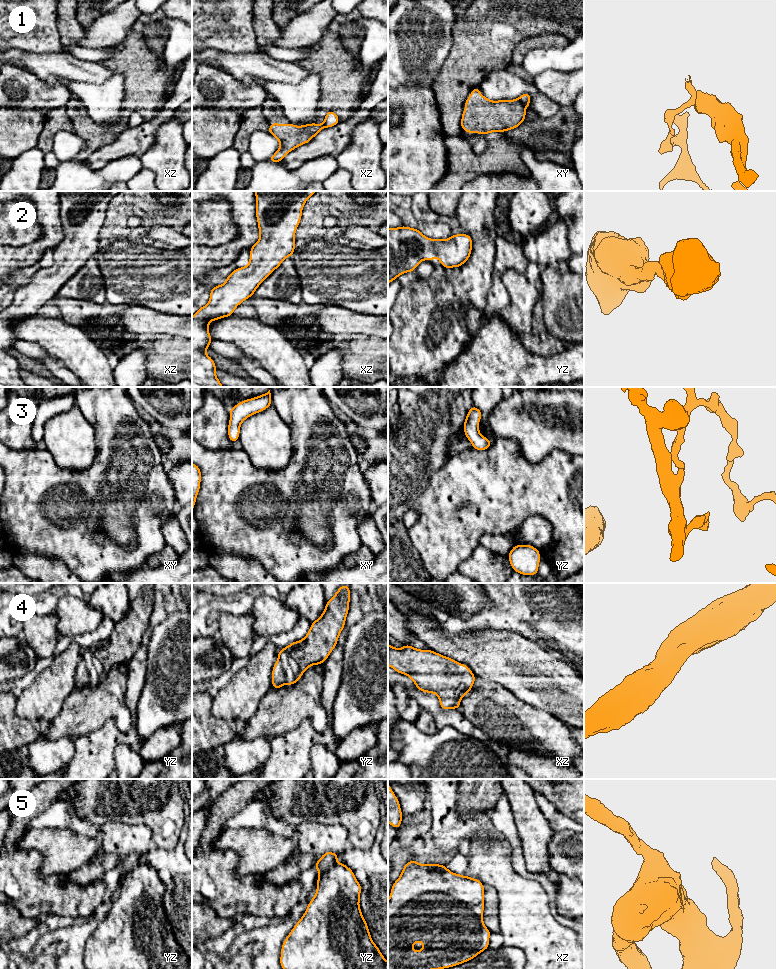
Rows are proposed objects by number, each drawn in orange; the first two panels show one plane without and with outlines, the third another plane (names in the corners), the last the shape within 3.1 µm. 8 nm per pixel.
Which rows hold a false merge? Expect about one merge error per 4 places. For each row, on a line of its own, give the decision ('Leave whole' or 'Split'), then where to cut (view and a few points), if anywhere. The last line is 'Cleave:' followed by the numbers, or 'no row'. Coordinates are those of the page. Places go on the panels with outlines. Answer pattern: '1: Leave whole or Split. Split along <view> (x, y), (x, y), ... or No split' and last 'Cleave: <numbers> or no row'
1: Split. Split along xy (518, 98), (525, 108)
2: Leave whole. No split
3: Leave whole. No split
4: Leave whole. No split
5: Leave whole. No split
Cleave: 1

